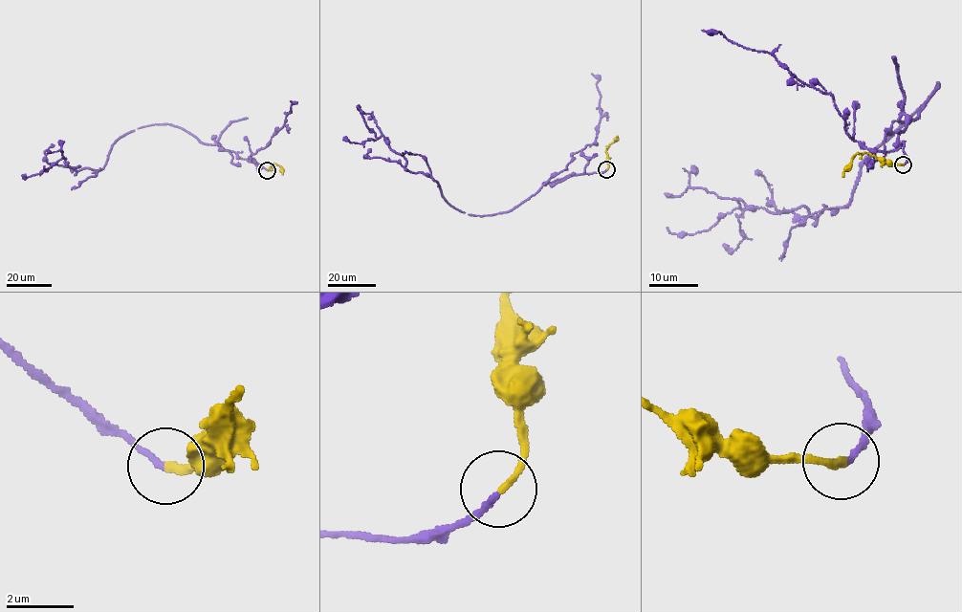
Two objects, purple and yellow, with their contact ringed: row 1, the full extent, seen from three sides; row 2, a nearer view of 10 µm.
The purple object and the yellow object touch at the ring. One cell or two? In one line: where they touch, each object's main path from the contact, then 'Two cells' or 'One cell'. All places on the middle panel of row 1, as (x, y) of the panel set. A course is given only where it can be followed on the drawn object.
Place: (606, 169). Course of purple: (607, 169), (547, 182), (507, 211), (469, 214), (449, 205), (438, 182), (407, 170), (382, 136), (343, 140). Course of yellow: (607, 169), (606, 149), (617, 136). One cell

